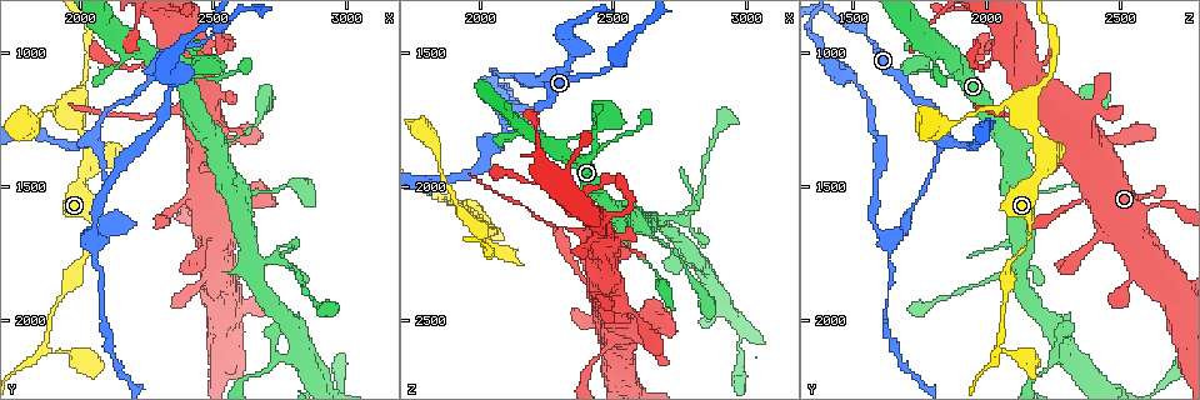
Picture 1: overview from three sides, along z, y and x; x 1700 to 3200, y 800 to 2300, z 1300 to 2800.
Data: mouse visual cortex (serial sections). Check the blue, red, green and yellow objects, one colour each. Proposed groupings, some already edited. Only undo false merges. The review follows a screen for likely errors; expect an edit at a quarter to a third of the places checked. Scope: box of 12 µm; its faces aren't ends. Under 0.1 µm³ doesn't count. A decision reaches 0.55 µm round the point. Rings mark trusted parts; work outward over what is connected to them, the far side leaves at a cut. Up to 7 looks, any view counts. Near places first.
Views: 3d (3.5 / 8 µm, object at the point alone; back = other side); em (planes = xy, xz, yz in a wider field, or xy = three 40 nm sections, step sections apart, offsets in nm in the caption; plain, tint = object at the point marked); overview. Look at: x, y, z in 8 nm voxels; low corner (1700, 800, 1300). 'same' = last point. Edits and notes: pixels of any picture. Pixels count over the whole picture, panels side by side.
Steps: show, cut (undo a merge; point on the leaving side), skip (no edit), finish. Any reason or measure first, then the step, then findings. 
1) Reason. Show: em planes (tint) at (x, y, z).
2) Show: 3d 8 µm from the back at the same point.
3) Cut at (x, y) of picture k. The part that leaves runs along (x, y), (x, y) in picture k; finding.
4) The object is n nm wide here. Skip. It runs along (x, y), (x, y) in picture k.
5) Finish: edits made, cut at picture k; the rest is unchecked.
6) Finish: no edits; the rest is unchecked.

Thick turns thin. Show: 3d 8 µm at (1860, 2110, 2040).

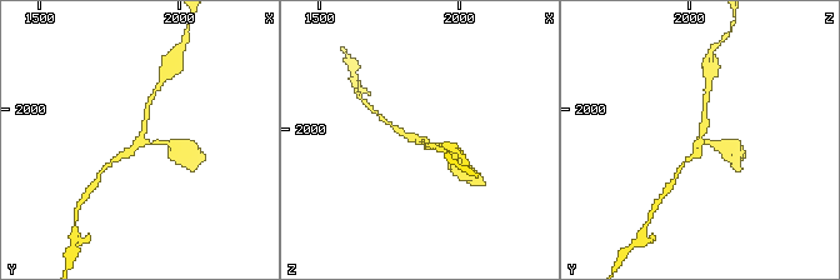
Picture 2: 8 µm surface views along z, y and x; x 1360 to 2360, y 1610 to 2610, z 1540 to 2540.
3 arms meet here; the arms are 150, 200, 200 nm wide; need the tissue. Show: em xy step 3 (tint) at (1870, 2120, 2040).

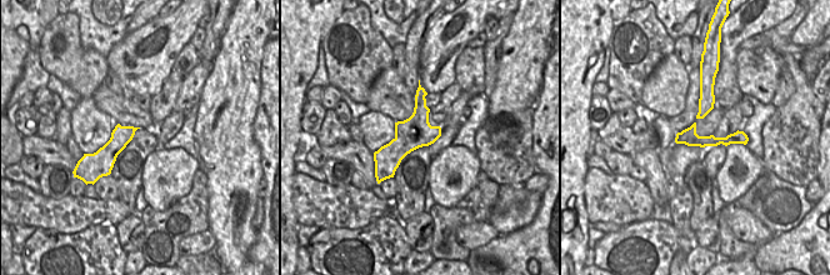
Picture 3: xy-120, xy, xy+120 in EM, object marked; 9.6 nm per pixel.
Skip. It runs along (148, 105), (143, 140), (173, 145) in picture 2; one cell here.

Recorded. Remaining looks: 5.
Three arms meet. Show: 3d 3.5 µm from the back at (2040, 1330, 1830).

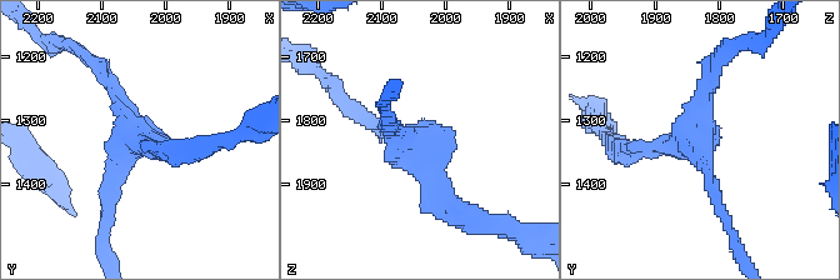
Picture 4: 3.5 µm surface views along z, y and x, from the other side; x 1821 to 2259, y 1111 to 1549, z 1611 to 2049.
3 arms meet here; the arms are 150, 200, 200 nm wide. Show: em xy step 1 (tint) at (2050, 1335, 1830).

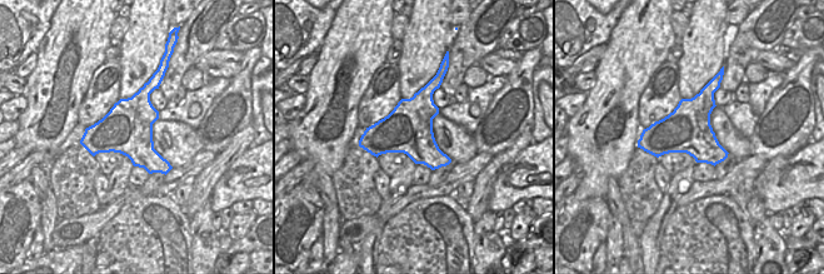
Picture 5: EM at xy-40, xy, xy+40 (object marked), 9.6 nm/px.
Skip. All the same cell.

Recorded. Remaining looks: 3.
Sudden change in width. Show: em xy step 5 (tint) at (2020, 1050, 2250).

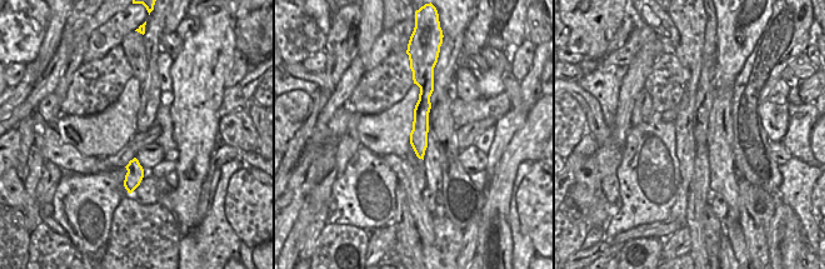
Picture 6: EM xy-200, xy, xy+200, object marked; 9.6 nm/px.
See where the arms go. Show: 3d 3.5 µm from the back at the same point.

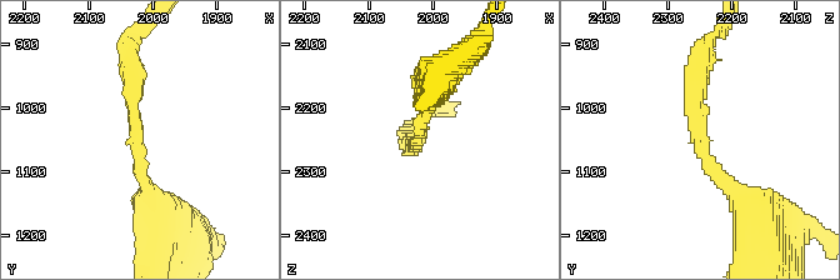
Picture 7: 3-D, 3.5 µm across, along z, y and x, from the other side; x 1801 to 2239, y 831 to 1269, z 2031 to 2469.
Skip. It runs along (743, 200), (698, 143), (701, 50) in picture 7; one cell here.

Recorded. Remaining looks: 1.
Finish: no edits; the rest is unchecked.

